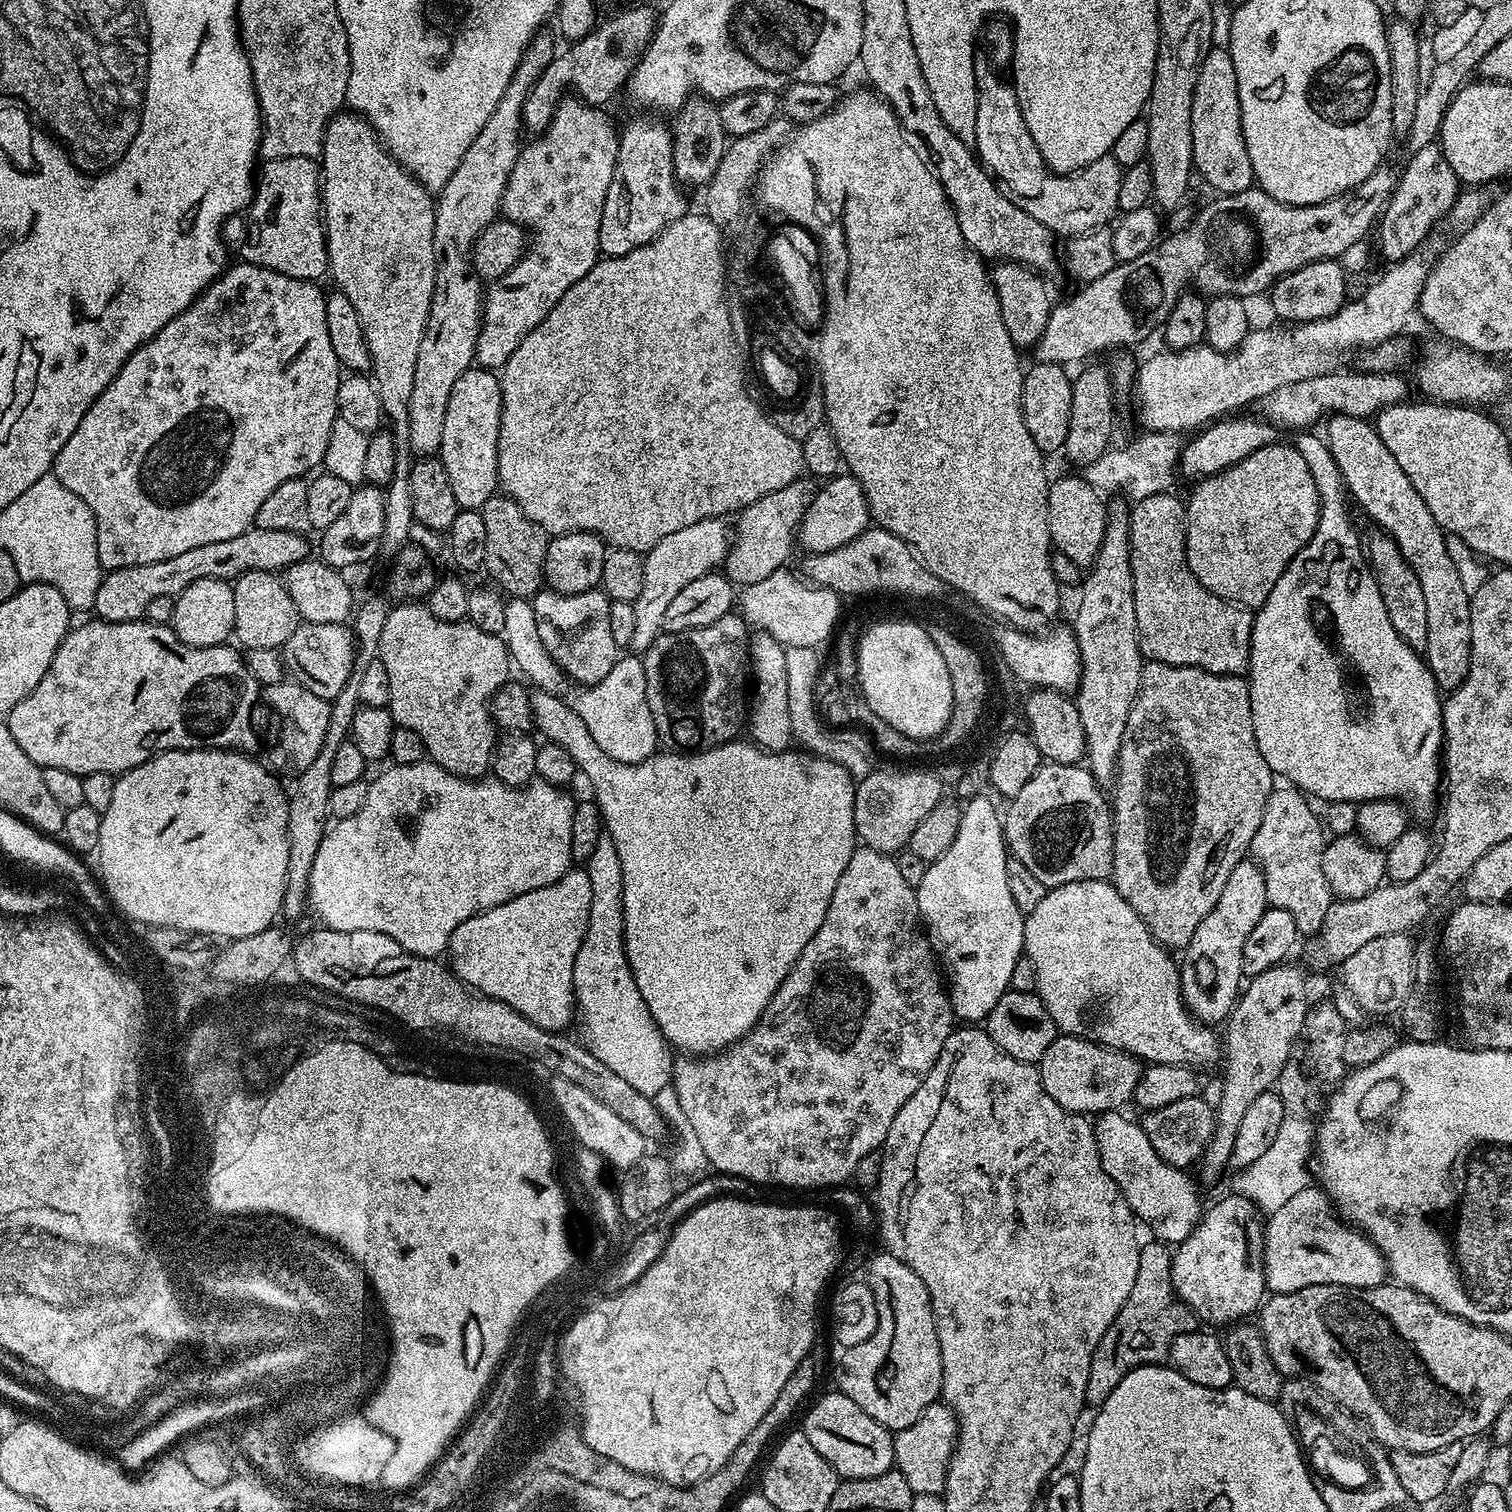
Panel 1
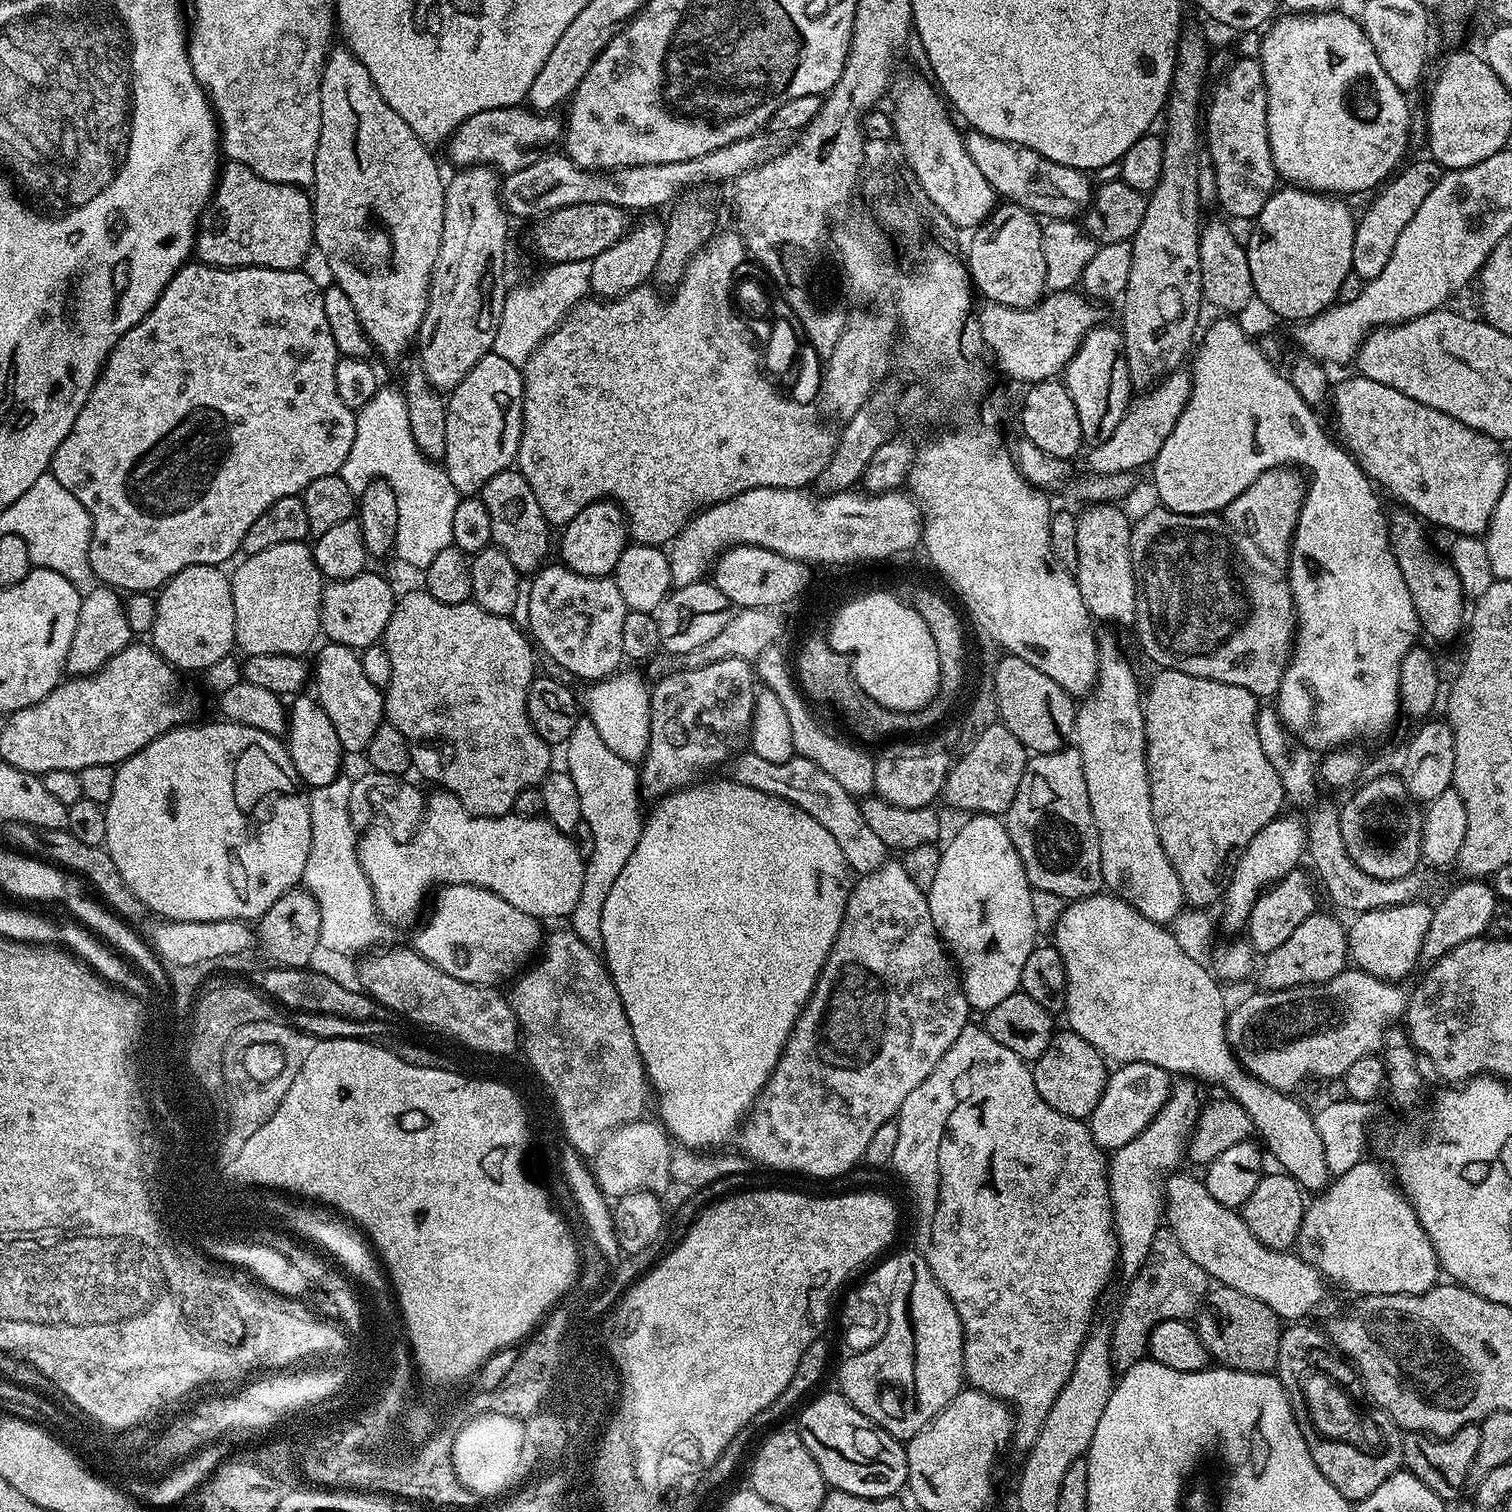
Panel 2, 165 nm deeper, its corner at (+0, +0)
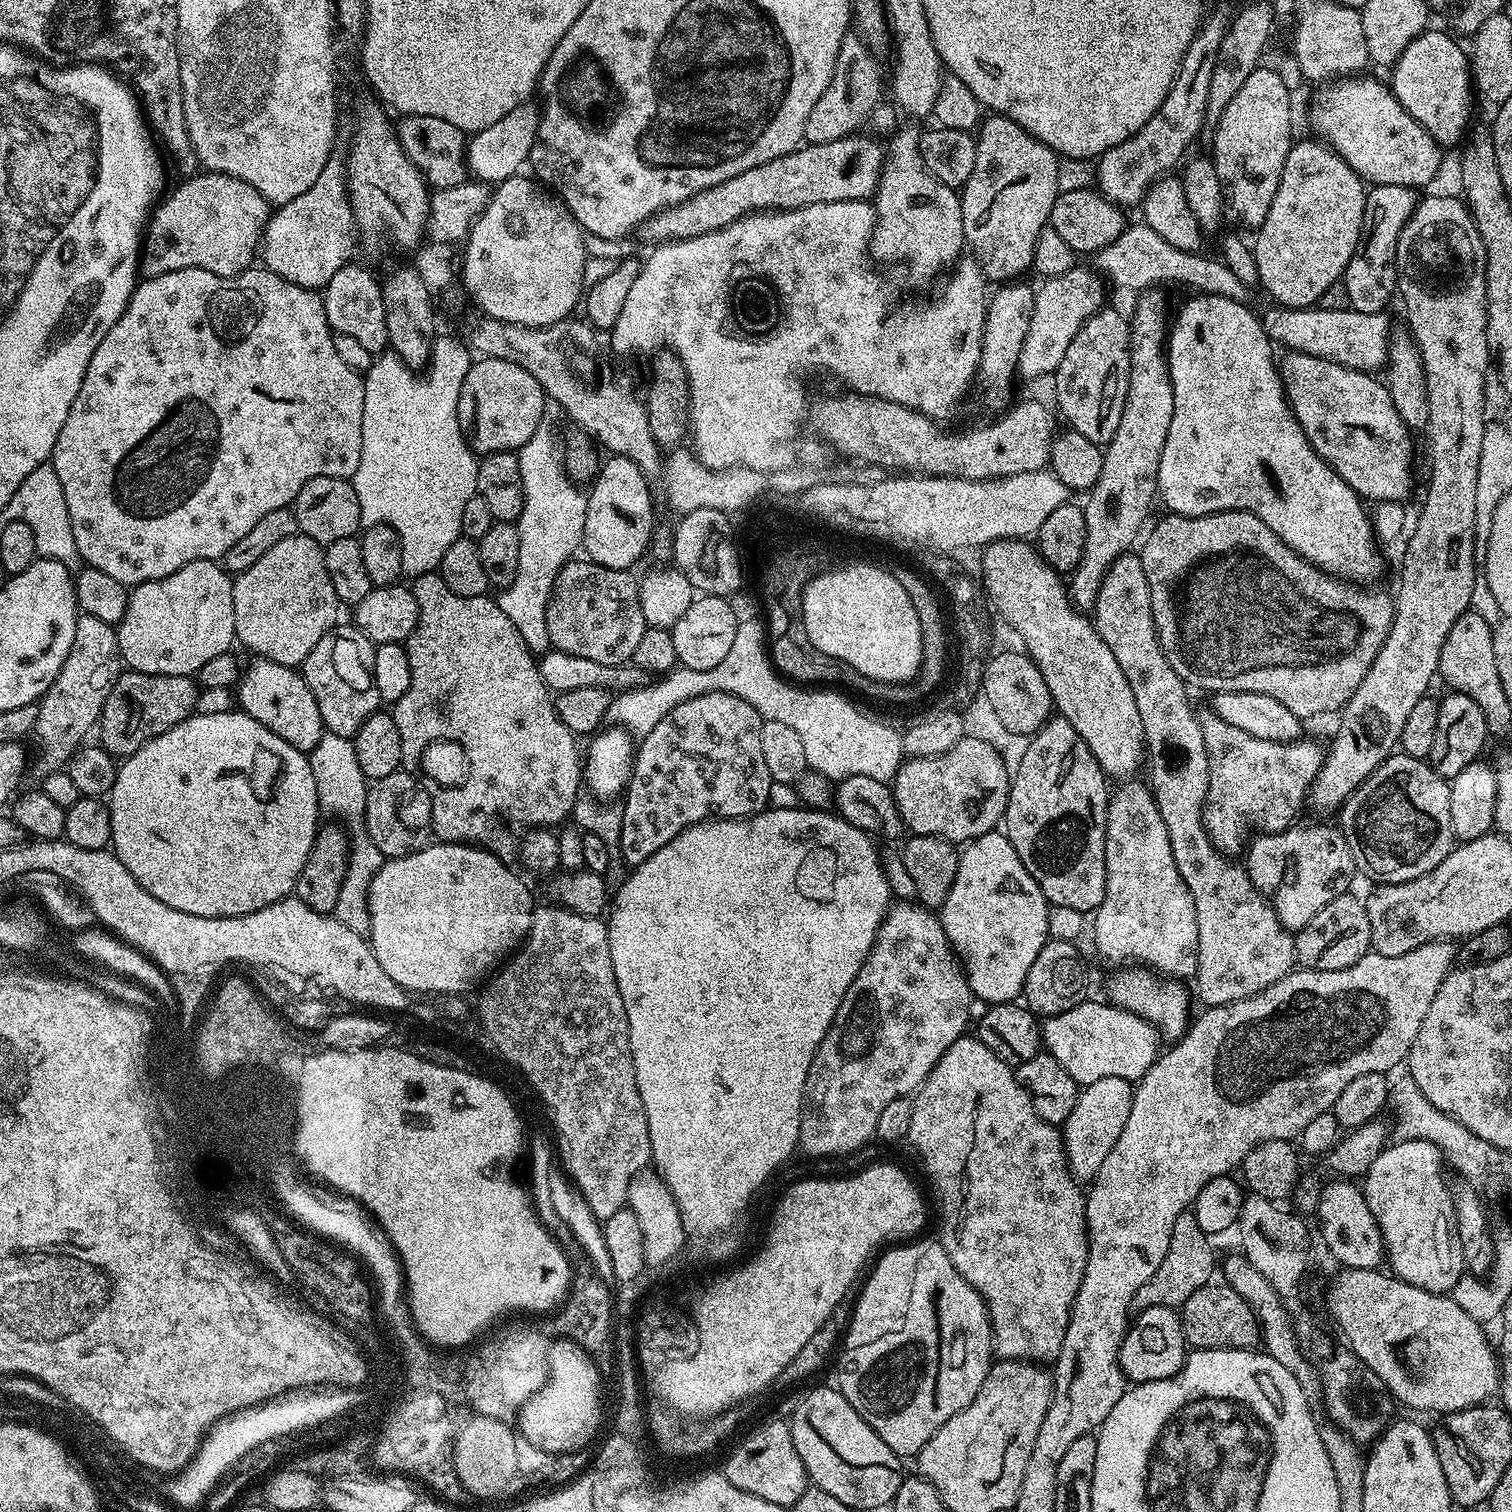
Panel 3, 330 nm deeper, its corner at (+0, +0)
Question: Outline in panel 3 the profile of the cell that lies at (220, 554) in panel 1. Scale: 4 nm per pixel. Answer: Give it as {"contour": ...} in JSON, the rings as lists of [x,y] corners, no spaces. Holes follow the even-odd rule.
{"contour":[[[77,615],[74,646],[70,646],[70,654],[66,654],[66,662],[62,662],[62,670],[58,670],[58,678],[38,701],[34,729],[34,737],[40,743],[40,757],[34,760],[37,777],[61,771],[73,752],[85,743],[84,735],[97,727],[102,706],[106,698],[110,698],[110,690],[121,671],[115,627],[93,616]]]}

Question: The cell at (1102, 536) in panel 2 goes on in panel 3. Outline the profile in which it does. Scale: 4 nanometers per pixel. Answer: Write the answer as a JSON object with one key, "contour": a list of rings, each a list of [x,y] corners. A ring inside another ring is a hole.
{"contour":[[[1135,551],[1124,552],[1106,570],[1098,589],[1094,623],[1102,642],[1110,646],[1118,666],[1122,666],[1126,682],[1130,682],[1130,691],[1142,718],[1147,768],[1149,764],[1147,779],[1152,796],[1158,806],[1158,814],[1162,814],[1162,822],[1166,822],[1166,834],[1170,834],[1174,866],[1178,866],[1178,874],[1182,874],[1182,882],[1186,882],[1186,890],[1190,890],[1190,898],[1194,898],[1194,914],[1198,922],[1194,983],[1201,1005],[1217,1008],[1219,1004],[1250,998],[1297,967],[1296,937],[1282,926],[1282,922],[1278,922],[1278,914],[1274,914],[1271,902],[1250,882],[1247,867],[1243,863],[1235,864],[1237,861],[1233,857],[1221,854],[1204,829],[1204,804],[1208,801],[1208,751],[1202,738],[1200,718],[1197,709],[1192,709],[1188,701],[1188,685],[1170,666],[1156,637],[1150,606],[1150,582],[1146,582],[1146,570],[1142,570],[1142,562]]]}

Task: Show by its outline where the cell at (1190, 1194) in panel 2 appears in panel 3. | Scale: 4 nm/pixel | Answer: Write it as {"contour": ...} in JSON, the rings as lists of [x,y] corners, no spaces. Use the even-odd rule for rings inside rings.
{"contour":[[[1344,1268],[1332,1280],[1332,1289],[1328,1292],[1328,1312],[1336,1319],[1341,1334],[1348,1339],[1348,1344],[1352,1347],[1351,1355],[1372,1370],[1377,1381],[1388,1387],[1389,1394],[1394,1399],[1401,1400],[1408,1408],[1417,1408],[1420,1412],[1440,1412],[1439,1414],[1461,1412],[1467,1408],[1478,1408],[1481,1404],[1489,1403],[1499,1393],[1501,1361],[1498,1359],[1497,1349],[1493,1341],[1492,1344],[1488,1341],[1488,1336],[1484,1333],[1485,1325],[1481,1321],[1470,1318],[1470,1314],[1466,1314],[1466,1310],[1462,1310],[1462,1306],[1458,1306],[1458,1302],[1454,1302],[1451,1295],[1422,1290],[1380,1268]]]}

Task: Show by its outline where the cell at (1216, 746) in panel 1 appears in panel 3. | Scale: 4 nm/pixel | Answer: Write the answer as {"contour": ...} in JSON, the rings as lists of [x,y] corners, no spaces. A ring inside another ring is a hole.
{"contour":[[[1211,710],[1201,711],[1199,718],[1208,751],[1204,829],[1221,854],[1235,857],[1236,851],[1249,843],[1253,830],[1260,834],[1282,832],[1297,819],[1295,816],[1309,799],[1314,778],[1324,765],[1325,749],[1307,738],[1291,740],[1289,744],[1254,738],[1254,734],[1222,722]]]}

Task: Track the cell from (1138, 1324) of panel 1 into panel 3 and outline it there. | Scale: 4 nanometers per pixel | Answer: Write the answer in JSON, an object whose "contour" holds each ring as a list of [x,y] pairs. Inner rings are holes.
{"contour":[[[1192,1211],[1178,1214],[1178,1222],[1174,1222],[1174,1234],[1170,1234],[1170,1250],[1166,1250],[1166,1258],[1162,1258],[1162,1266],[1154,1270],[1150,1282],[1137,1290],[1132,1299],[1132,1312],[1139,1314],[1154,1306],[1166,1306],[1179,1309],[1202,1286],[1213,1279],[1212,1271],[1217,1271],[1218,1256],[1212,1249],[1213,1241],[1198,1226],[1198,1218]]]}

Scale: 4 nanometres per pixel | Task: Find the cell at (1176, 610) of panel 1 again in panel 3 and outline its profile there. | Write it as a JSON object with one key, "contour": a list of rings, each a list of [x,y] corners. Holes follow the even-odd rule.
{"contour":[[[1215,512],[1209,516],[1177,516],[1175,514],[1165,515],[1165,520],[1160,520],[1152,528],[1152,533],[1148,537],[1143,537],[1142,543],[1138,548],[1138,555],[1142,562],[1142,570],[1146,570],[1146,582],[1150,582],[1150,606],[1154,614],[1154,626],[1156,627],[1156,637],[1162,646],[1162,650],[1166,654],[1166,658],[1170,662],[1170,666],[1174,671],[1184,679],[1184,683],[1189,689],[1205,688],[1208,694],[1218,692],[1253,692],[1254,694],[1270,694],[1270,698],[1278,698],[1278,702],[1286,705],[1292,713],[1301,718],[1307,716],[1316,716],[1319,712],[1332,712],[1343,709],[1348,700],[1354,694],[1354,690],[1358,690],[1358,682],[1362,682],[1362,678],[1366,674],[1366,670],[1370,670],[1370,666],[1374,662],[1374,658],[1378,654],[1380,647],[1386,642],[1386,638],[1392,629],[1392,609],[1394,600],[1391,595],[1388,596],[1384,592],[1379,592],[1376,586],[1361,586],[1356,582],[1349,582],[1337,577],[1331,576],[1329,572],[1322,571],[1318,566],[1314,566],[1306,558],[1302,558],[1294,550],[1290,550],[1290,546],[1286,546],[1286,542],[1282,542],[1282,538],[1278,538],[1278,534],[1274,534],[1274,530],[1270,530],[1270,526],[1266,526],[1266,522],[1262,522],[1262,518],[1258,518],[1249,512]]]}

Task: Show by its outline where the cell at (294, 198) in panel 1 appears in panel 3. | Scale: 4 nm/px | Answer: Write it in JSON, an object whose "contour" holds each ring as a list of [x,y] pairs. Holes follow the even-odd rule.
{"contour":[[[204,170],[199,174],[191,175],[189,178],[184,178],[184,181],[173,190],[172,196],[167,196],[168,195],[165,195],[163,199],[153,207],[148,218],[146,231],[142,237],[142,251],[138,256],[138,268],[145,277],[166,274],[170,270],[186,270],[187,268],[210,270],[210,274],[218,274],[219,276],[238,276],[240,273],[246,271],[247,268],[253,267],[254,261],[258,256],[258,249],[264,238],[264,227],[268,225],[268,218],[270,215],[268,199],[262,194],[258,194],[258,190],[254,190],[254,186],[250,186],[246,182],[242,182],[230,174]]]}

